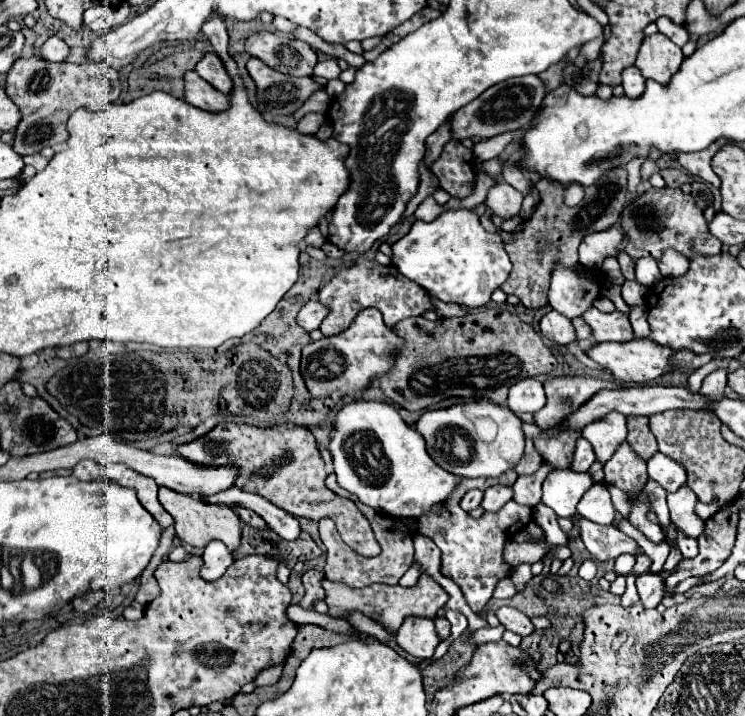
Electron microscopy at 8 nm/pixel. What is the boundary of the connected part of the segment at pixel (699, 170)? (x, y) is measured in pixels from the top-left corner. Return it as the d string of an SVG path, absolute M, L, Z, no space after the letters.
M719 138L719 142L713 142L707 150L677 154L677 160L679 160L679 164L681 164L689 174L699 176L701 180L705 180L705 182L709 182L709 184L714 187L720 188L721 180L715 172L713 172L709 162L711 162L713 156L721 150L723 144L727 144L727 138Z

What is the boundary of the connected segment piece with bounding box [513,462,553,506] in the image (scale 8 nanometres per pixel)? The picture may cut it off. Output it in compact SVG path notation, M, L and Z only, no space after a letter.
M543 462L541 468L531 474L531 476L519 476L517 482L513 484L513 500L525 506L535 506L541 500L541 484L545 480L545 476L553 470L553 466L549 462Z

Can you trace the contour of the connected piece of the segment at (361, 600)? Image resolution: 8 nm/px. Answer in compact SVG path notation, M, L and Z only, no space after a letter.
M427 574L419 576L419 582L413 588L403 588L403 586L385 586L385 584L373 584L365 588L349 588L345 584L335 584L329 580L323 580L325 588L325 602L331 608L331 616L339 618L345 614L345 610L361 610L365 616L373 618L375 622L383 624L387 630L397 632L405 616L425 616L425 618L435 618L441 608L445 608L449 594Z

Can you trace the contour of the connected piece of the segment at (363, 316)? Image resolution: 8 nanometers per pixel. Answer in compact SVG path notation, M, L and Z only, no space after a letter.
M367 308L355 316L355 322L351 322L343 334L321 338L303 348L301 376L313 398L325 398L333 392L341 392L343 396L357 396L371 386L375 376L383 376L391 370L395 352L401 344L403 340L393 328L385 326L379 310Z

